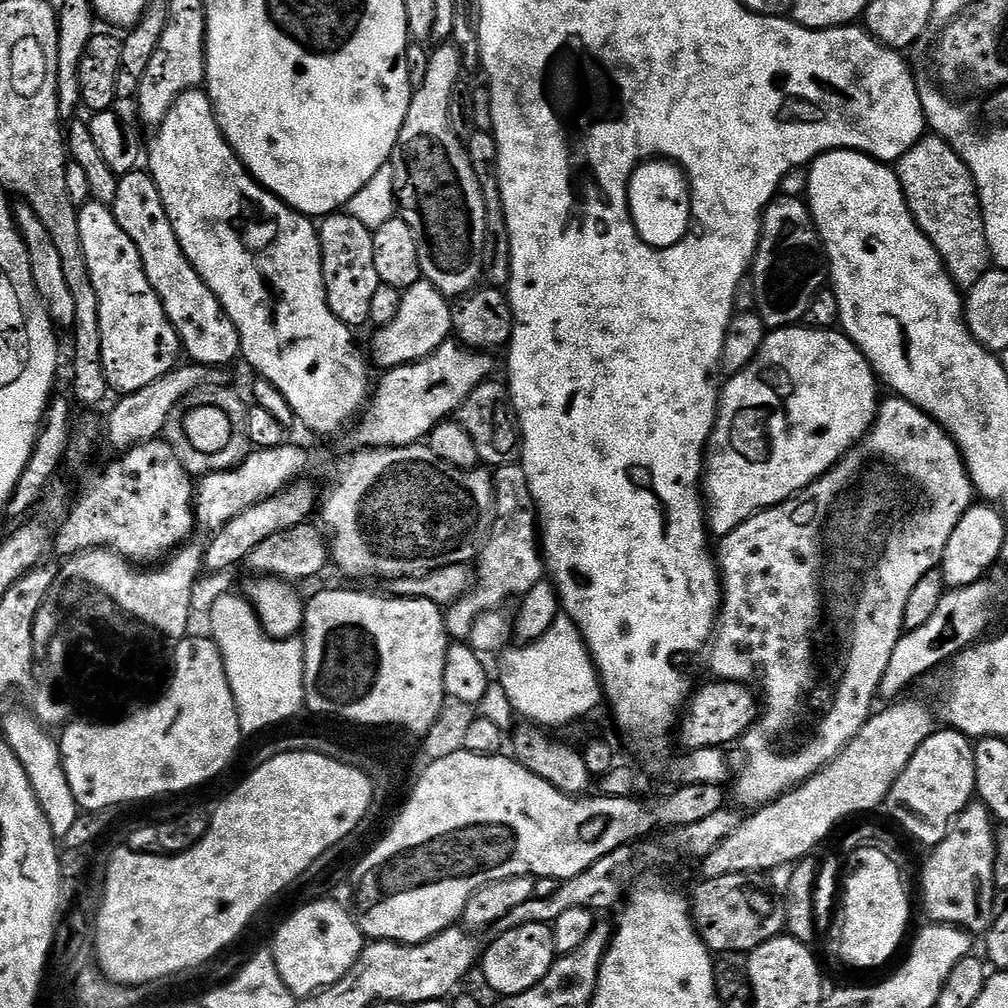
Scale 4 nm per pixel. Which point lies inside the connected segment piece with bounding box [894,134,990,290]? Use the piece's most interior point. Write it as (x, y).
(941, 194)

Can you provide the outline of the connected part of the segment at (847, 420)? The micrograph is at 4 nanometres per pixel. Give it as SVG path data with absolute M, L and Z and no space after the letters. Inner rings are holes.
M793 326L769 331L764 337L762 350L756 355L754 362L750 362L750 366L746 366L746 370L742 370L737 376L727 377L726 383L728 385L723 385L720 393L716 424L712 428L708 447L704 453L704 474L702 477L702 496L706 501L706 519L711 535L716 538L730 535L739 524L749 520L757 512L762 512L765 508L775 508L783 500L797 496L803 488L809 488L819 476L824 476L872 428L872 423L875 422L876 414L882 403L882 395L880 396L879 390L876 389L878 377L873 372L868 359L844 335L843 331L827 328Z

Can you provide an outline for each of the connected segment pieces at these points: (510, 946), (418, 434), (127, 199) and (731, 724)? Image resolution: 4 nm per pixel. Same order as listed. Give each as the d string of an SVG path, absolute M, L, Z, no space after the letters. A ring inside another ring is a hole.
M547 924L518 926L517 929L511 929L509 932L500 932L497 937L497 940L485 952L482 952L484 980L497 992L497 997L517 996L526 990L530 990L530 986L542 982L542 978L546 978L546 974L551 970L552 964L558 959L558 953L554 946L554 934Z
M449 338L426 358L387 369L351 429L355 447L360 450L401 448L431 437L436 425L445 423L451 412L459 413L468 395L491 377L488 375L492 372L492 360L488 356L491 355L487 351L465 348Z
M137 170L127 172L118 179L118 194L114 194L114 202L110 206L112 213L116 216L118 226L130 234L130 242L138 246L138 254L142 258L142 266L146 270L146 278L150 278L150 286L158 294L174 330L180 335L180 347L183 355L193 364L205 364L207 368L223 369L232 359L240 356L240 335L230 322L230 318L224 313L224 307L214 298L214 294L202 282L200 275L194 270L194 266L186 258L178 238L174 234L174 226L164 209L162 198L158 194L158 186L154 178L147 171Z
M716 680L711 683L697 696L695 693L683 709L682 719L678 724L678 740L680 736L685 749L723 749L726 744L735 745L758 719L758 700L749 685L735 684L732 680Z

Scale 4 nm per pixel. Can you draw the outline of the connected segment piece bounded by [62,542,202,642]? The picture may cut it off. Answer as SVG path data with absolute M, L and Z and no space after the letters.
M192 543L181 544L159 566L148 567L131 566L123 556L107 548L91 548L88 552L67 557L65 564L68 565L62 568L62 572L68 575L69 581L92 587L101 597L114 598L120 611L133 620L149 629L157 628L179 642L190 632L188 623L192 620L192 591L196 588L196 575L202 572L201 545Z

